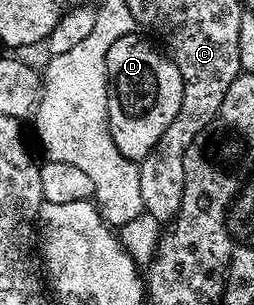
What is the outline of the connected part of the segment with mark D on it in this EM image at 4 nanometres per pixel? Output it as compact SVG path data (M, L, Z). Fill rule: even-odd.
M139 33L121 37L109 45L107 54L107 129L121 155L134 161L144 159L161 141L183 100L181 73L154 42L146 43L142 37Z

